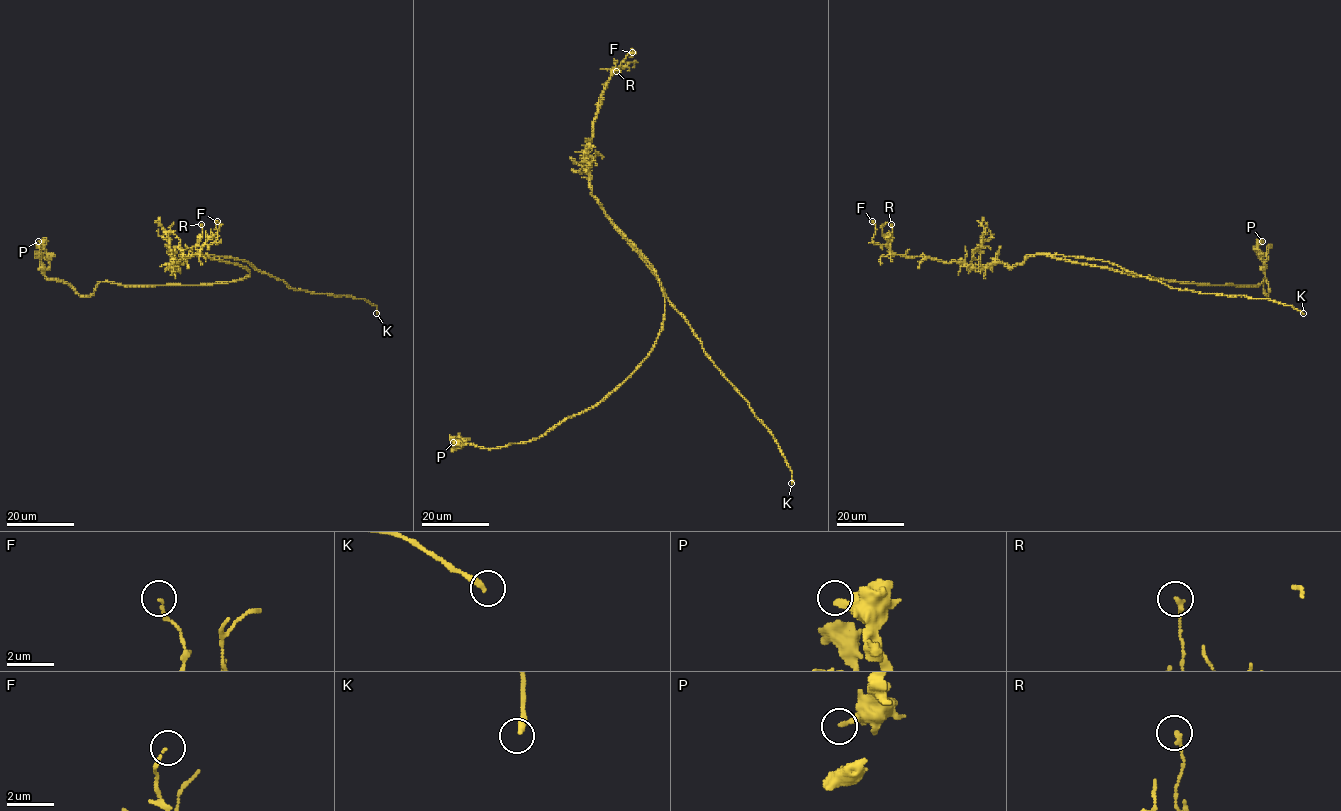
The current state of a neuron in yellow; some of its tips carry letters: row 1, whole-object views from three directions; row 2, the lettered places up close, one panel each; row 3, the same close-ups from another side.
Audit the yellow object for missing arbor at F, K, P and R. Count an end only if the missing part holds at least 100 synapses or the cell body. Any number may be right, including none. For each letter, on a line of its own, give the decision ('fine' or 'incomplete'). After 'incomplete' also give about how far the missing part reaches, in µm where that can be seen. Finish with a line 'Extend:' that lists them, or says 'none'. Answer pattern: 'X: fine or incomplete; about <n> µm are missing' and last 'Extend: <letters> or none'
F: fine
K: incomplete; about 5 µm are missing
P: fine
R: fine
Extend: K

